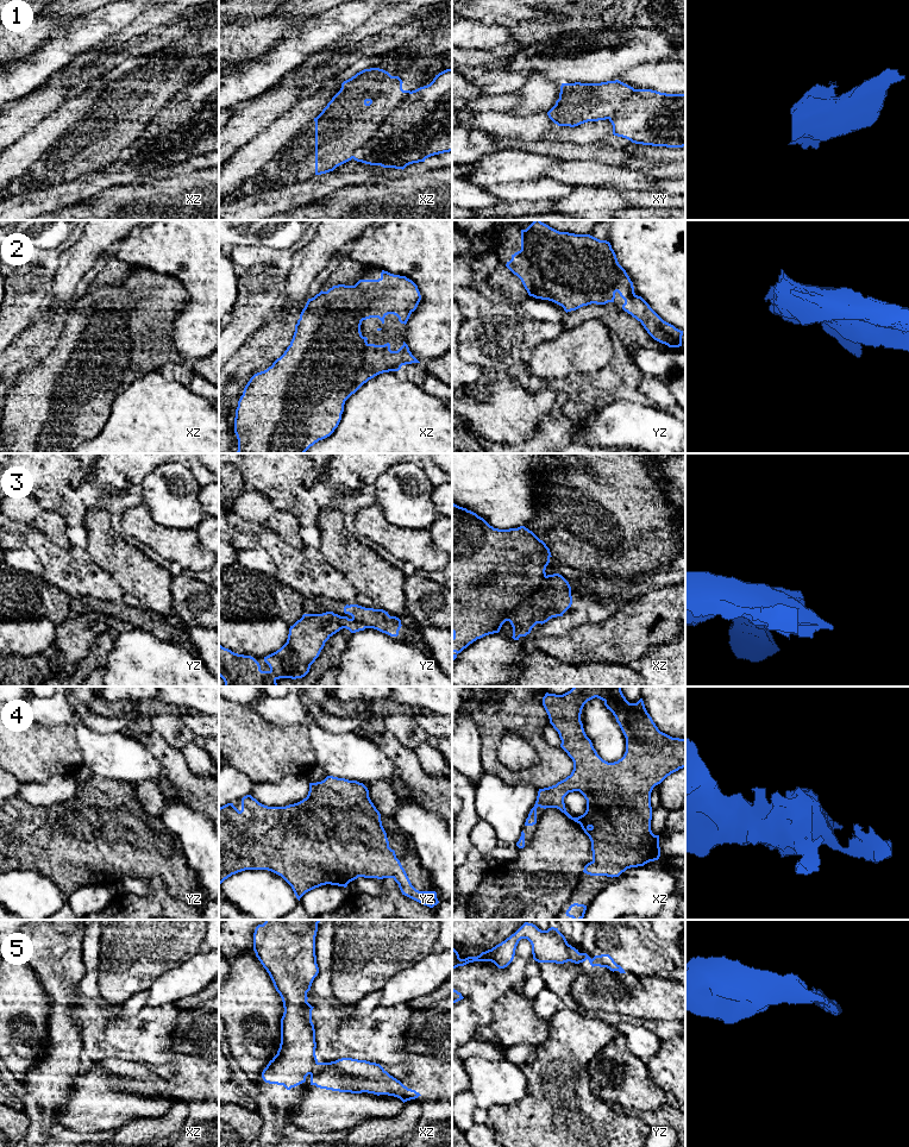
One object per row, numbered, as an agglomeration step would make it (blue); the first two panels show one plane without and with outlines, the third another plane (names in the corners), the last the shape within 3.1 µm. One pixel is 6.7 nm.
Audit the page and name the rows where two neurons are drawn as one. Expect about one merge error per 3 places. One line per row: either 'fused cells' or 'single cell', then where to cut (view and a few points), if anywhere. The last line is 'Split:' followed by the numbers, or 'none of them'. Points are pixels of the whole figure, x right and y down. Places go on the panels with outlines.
1: fused cells | xz (411, 92), (388, 113), (381, 126), (356, 150), (352, 157)
2: single cell | no cut
3: fused cells | xz (545, 575), (540, 584), (515, 606), (507, 620)
4: single cell | no cut
5: fused cells | xz (318, 1063), (309, 1073)
Split: 1, 3, 5

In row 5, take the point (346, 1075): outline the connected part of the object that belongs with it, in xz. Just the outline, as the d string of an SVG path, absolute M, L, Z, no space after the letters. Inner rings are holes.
M352 1058L318 1063L311 1073L311 1085L339 1092L388 1095L403 1103L421 1096L390 1076L380 1064Z

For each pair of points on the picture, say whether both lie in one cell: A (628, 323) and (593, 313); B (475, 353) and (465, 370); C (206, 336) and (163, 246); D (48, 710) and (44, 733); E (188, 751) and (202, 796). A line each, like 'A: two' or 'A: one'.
A: one
B: two
C: one
D: two
E: two

